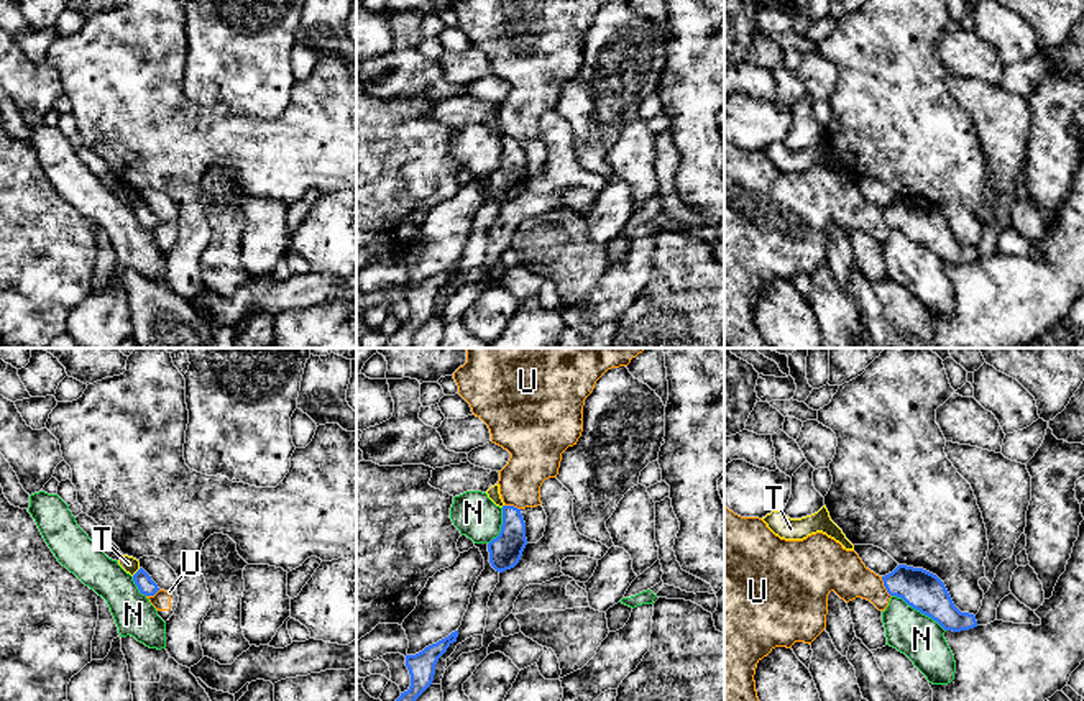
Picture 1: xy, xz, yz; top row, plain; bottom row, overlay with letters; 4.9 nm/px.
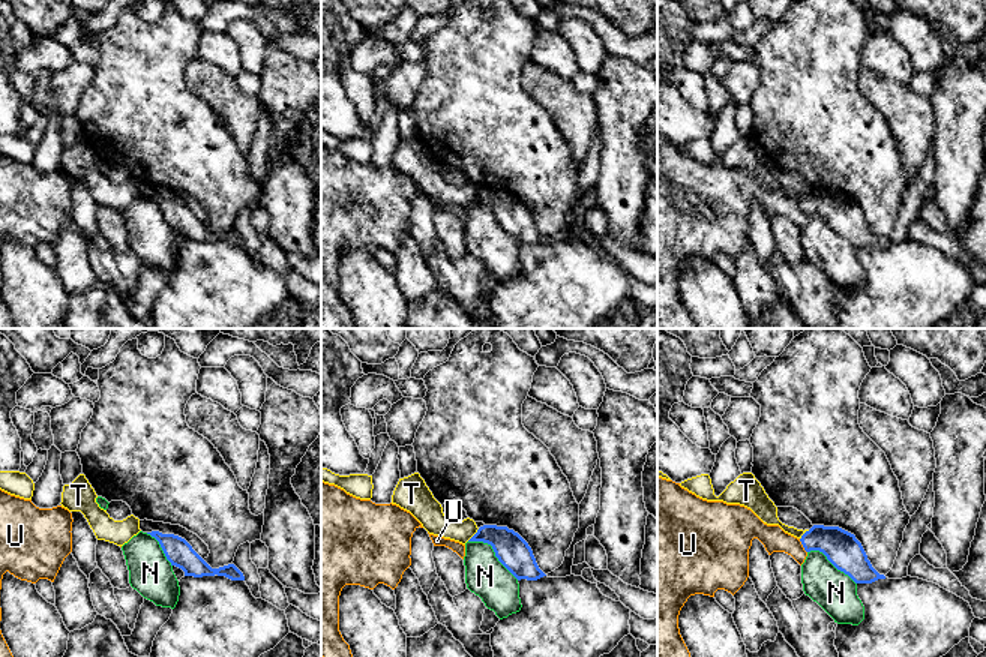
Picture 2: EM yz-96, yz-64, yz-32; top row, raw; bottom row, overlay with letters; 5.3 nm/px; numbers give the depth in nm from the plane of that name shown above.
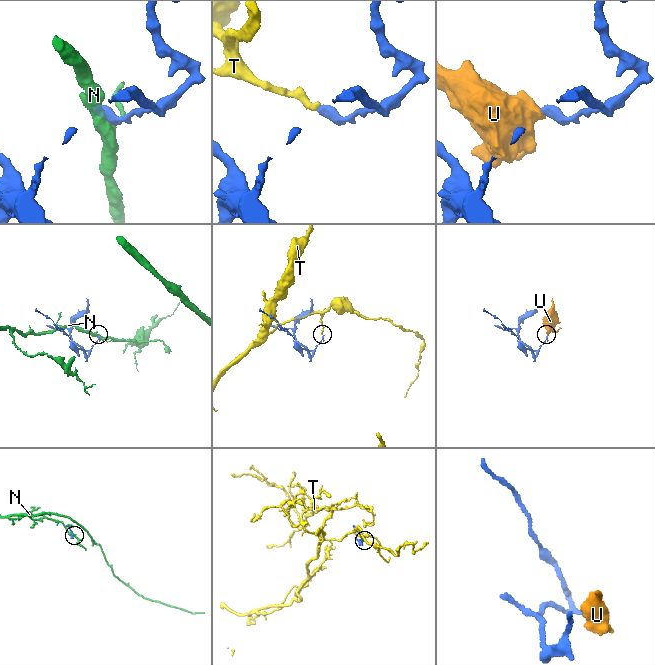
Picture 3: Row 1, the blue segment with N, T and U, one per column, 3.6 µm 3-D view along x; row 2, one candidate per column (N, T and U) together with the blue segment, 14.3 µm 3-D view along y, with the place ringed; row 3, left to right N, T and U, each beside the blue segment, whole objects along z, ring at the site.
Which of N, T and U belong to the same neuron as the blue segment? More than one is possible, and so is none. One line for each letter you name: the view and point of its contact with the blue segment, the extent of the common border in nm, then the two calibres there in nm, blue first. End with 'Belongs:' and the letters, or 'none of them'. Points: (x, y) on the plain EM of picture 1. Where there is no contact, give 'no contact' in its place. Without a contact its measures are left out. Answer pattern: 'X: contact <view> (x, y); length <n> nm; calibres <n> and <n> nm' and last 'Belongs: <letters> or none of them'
Belongs: none of them

